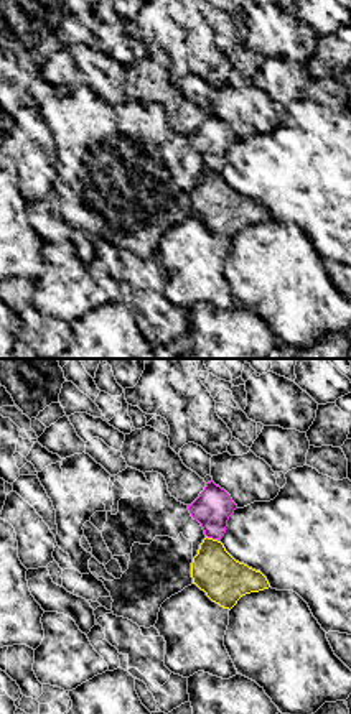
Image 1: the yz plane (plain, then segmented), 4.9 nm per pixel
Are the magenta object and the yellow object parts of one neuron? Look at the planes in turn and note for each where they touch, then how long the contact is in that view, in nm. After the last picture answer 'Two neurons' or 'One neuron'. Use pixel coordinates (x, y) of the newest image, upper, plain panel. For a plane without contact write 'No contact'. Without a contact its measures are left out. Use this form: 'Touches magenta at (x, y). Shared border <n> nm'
Touches magenta at (211, 168). Shared border 60 nm

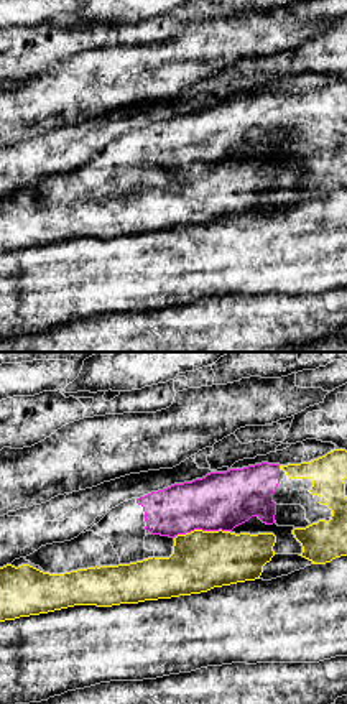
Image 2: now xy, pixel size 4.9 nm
Touches magenta at (203, 162). Shared border 260 nm

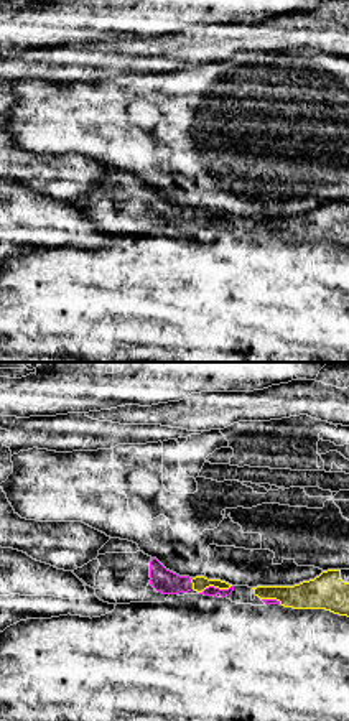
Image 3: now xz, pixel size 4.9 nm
Touches magenta at (214, 219). Shared border 170 nm

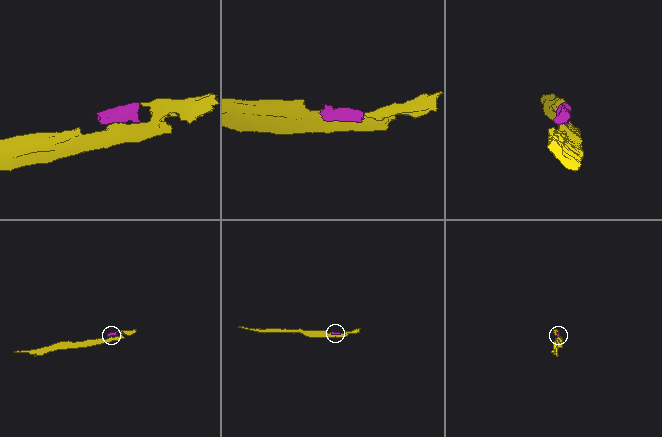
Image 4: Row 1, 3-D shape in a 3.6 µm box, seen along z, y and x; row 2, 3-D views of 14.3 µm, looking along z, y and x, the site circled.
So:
One neuron

